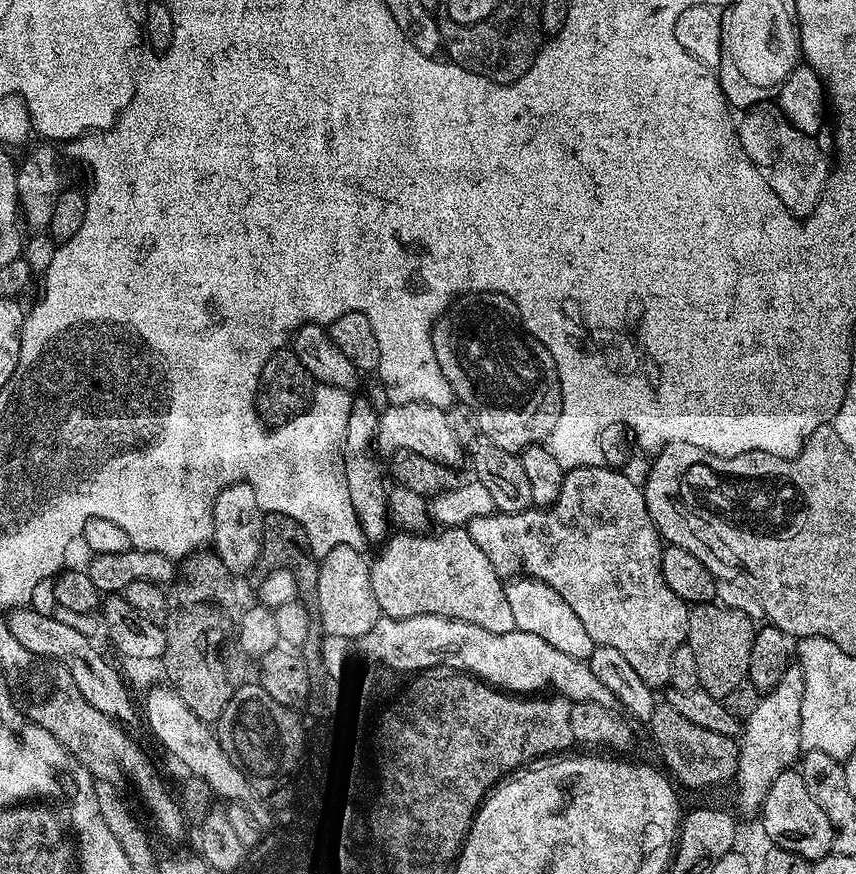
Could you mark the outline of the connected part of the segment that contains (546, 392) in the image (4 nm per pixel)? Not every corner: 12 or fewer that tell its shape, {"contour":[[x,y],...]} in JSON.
{"contour":[[497,292],[430,328],[453,397],[517,454],[558,426],[548,347]]}

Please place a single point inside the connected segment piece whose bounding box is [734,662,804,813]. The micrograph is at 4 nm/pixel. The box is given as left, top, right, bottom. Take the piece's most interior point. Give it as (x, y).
(770, 742)

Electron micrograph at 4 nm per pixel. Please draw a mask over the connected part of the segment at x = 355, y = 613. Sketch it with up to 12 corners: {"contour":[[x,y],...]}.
{"contour":[[343,544],[319,561],[316,608],[355,640],[382,618],[370,560]]}

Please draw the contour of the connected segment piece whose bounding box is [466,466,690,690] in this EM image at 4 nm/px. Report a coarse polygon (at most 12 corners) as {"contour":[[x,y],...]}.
{"contour":[[569,468],[546,508],[468,525],[497,576],[558,590],[653,690],[689,605],[644,489]]}

